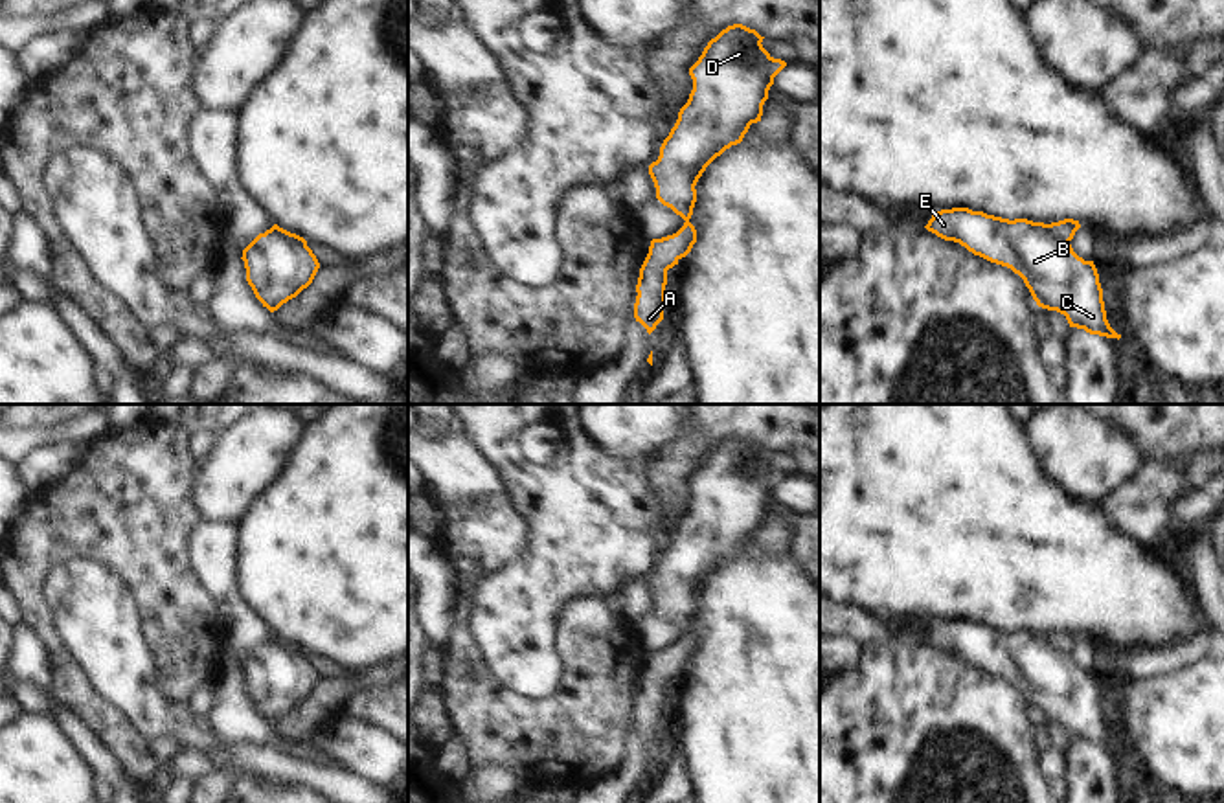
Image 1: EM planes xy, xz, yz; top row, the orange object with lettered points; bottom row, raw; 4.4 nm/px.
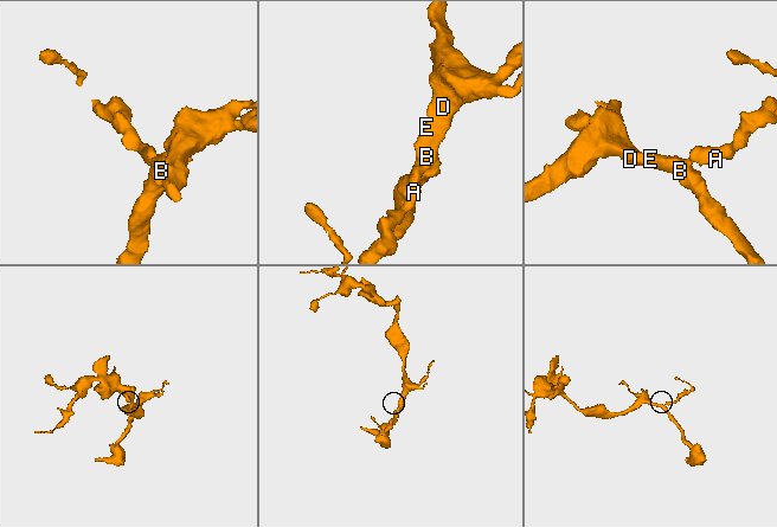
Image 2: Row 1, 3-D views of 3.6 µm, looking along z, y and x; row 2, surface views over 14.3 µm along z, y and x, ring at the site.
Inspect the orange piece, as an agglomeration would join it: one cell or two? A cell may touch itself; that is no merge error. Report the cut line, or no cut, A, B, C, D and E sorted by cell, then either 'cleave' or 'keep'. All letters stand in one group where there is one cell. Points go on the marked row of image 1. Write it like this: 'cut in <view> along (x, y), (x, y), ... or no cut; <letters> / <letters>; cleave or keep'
cut in yz along (1048, 225), (1068, 241); A / B C D E; cleave

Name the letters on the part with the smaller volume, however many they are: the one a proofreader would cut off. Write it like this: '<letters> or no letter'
A

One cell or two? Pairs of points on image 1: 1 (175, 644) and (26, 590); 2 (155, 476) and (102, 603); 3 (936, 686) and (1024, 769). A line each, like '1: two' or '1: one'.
1: one
2: two
3: one

